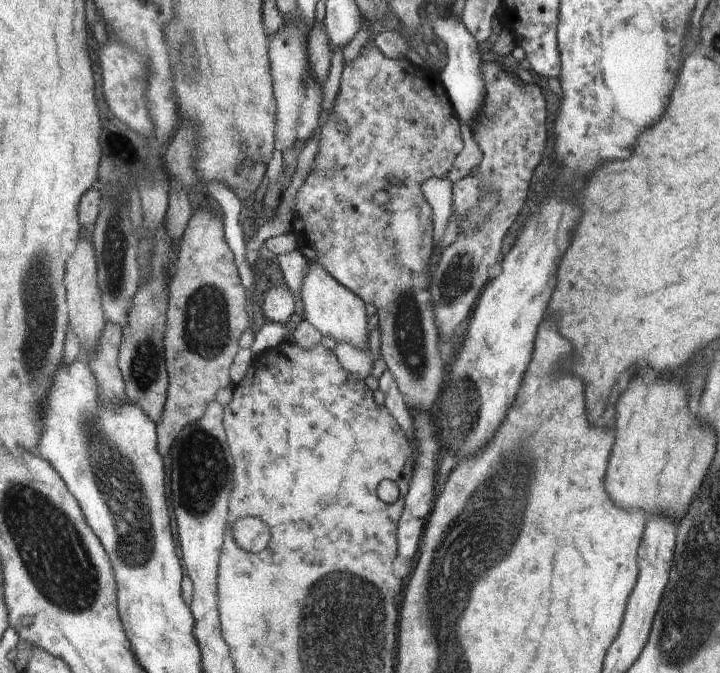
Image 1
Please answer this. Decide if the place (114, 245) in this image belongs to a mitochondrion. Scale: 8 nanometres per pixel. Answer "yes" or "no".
yes

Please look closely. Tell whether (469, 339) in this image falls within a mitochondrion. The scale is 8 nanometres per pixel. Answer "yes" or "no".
no

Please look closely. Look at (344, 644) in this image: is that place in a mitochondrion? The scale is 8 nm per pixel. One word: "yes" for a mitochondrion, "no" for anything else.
yes

